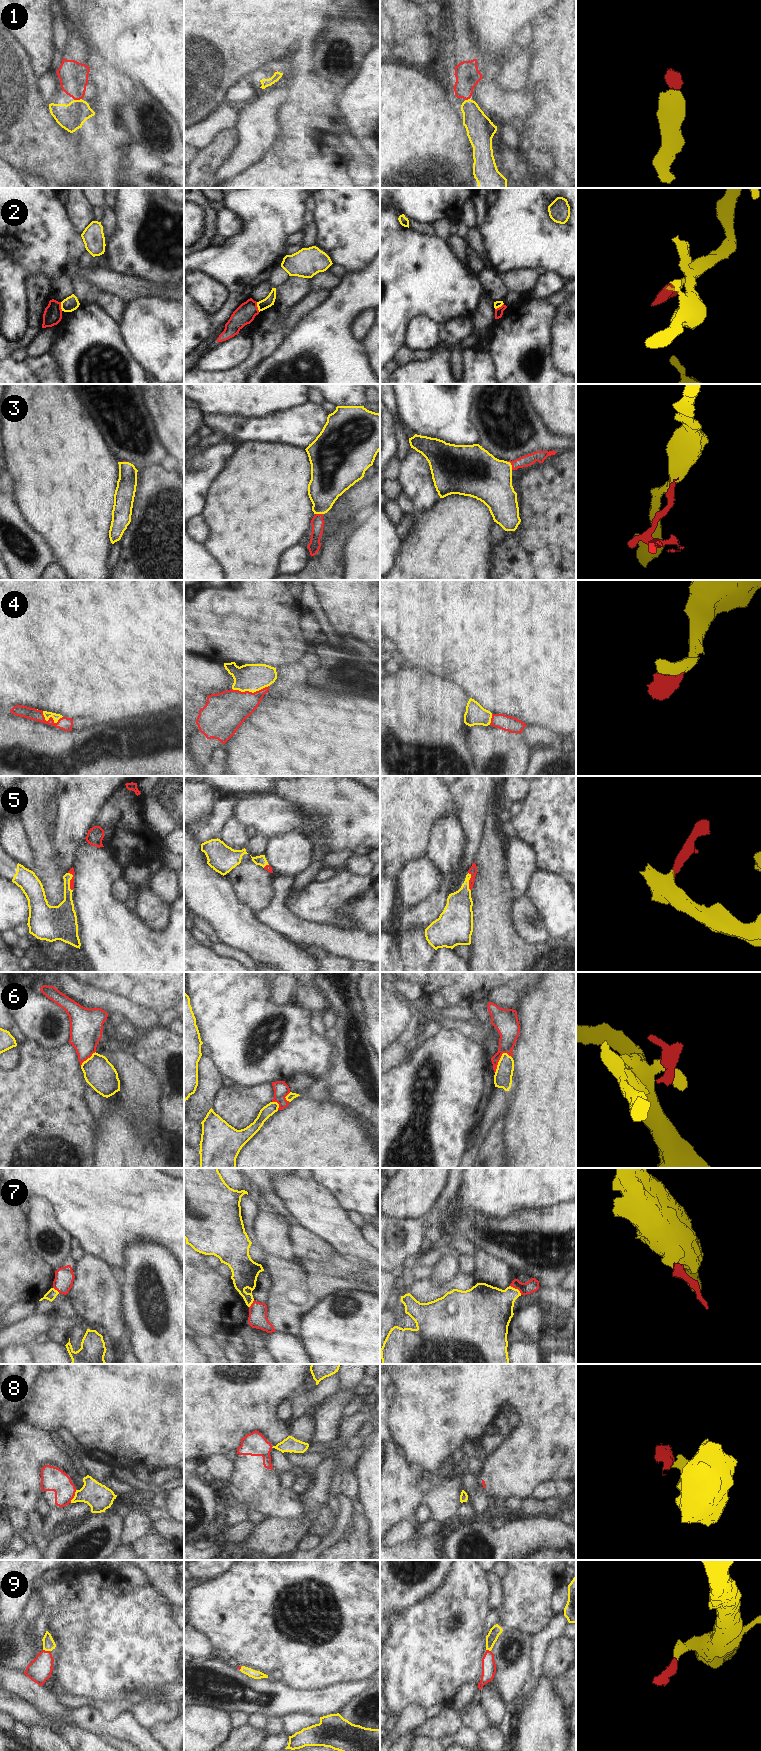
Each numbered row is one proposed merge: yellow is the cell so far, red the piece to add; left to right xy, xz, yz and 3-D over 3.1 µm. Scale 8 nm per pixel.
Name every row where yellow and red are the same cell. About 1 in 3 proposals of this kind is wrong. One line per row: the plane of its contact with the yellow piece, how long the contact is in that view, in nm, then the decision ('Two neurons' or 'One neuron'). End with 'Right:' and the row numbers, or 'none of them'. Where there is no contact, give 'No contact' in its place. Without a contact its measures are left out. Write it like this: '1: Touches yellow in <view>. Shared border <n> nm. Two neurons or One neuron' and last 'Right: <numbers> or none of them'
1: Touches yellow in xy. Shared border 70 nm. One neuron
2: Touches yellow in xz. Shared border 80 nm. Two neurons
3: Touches yellow in yz. Shared border 90 nm. One neuron
4: Touches yellow in xz. Shared border 300 nm. One neuron
5: Touches yellow in xy. Shared border 160 nm. One neuron
6: Touches yellow in yz. Shared border 190 nm. Two neurons
7: Touches yellow in yz. Shared border 120 nm. Two neurons
8: Touches yellow in xy. Shared border 120 nm. Two neurons
9: Touches yellow in xy. Shared border 60 nm. One neuron
Right: 1, 3, 4, 5, 9.

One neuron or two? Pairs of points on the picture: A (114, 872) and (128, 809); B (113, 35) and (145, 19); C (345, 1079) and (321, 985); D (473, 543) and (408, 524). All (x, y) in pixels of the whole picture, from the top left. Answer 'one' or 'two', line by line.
A: two
B: one
C: one
D: two

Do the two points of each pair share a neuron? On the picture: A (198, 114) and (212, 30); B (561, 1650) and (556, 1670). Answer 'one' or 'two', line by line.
A: one
B: one

